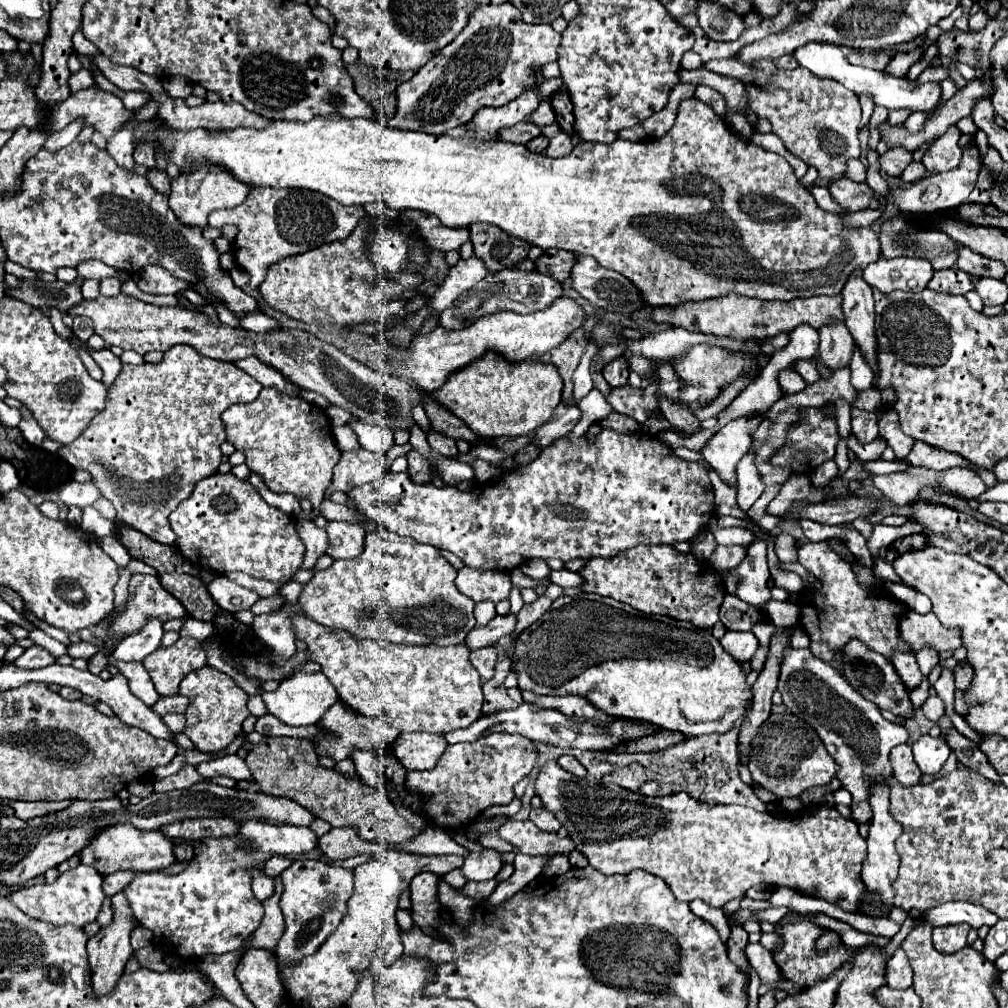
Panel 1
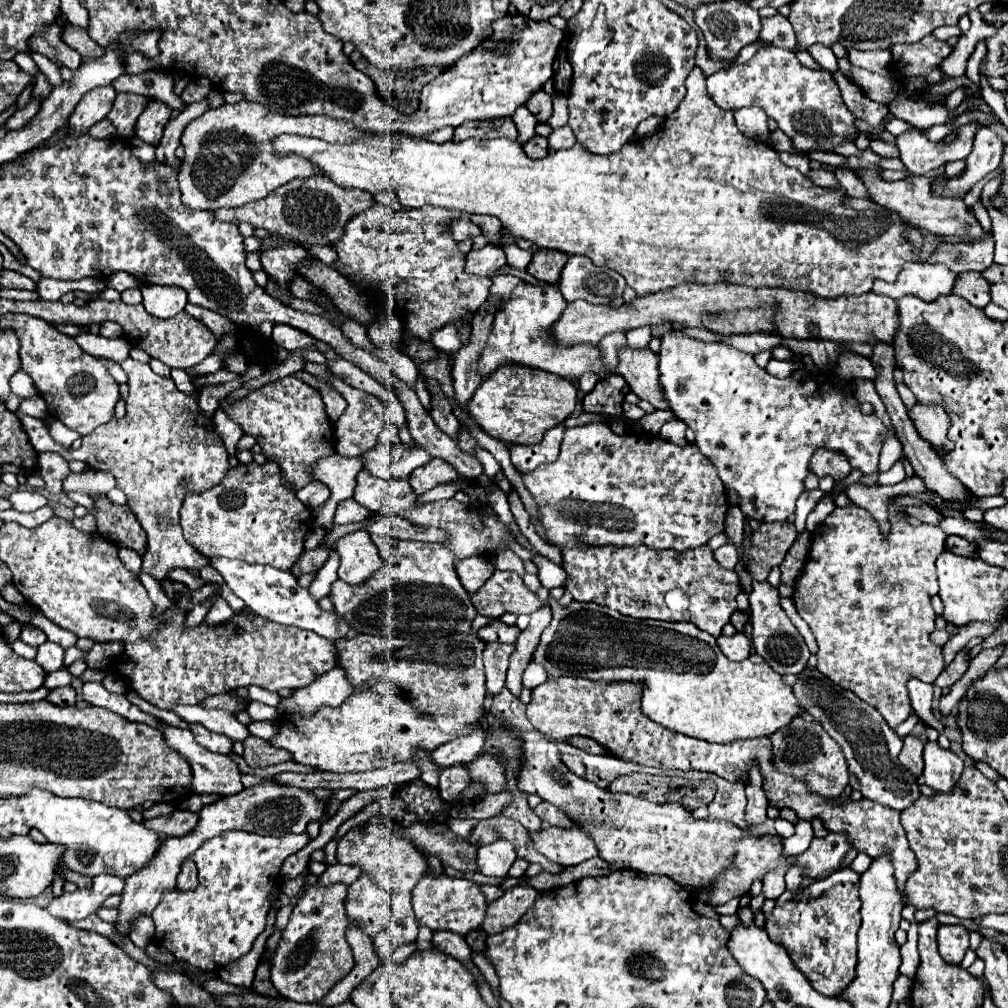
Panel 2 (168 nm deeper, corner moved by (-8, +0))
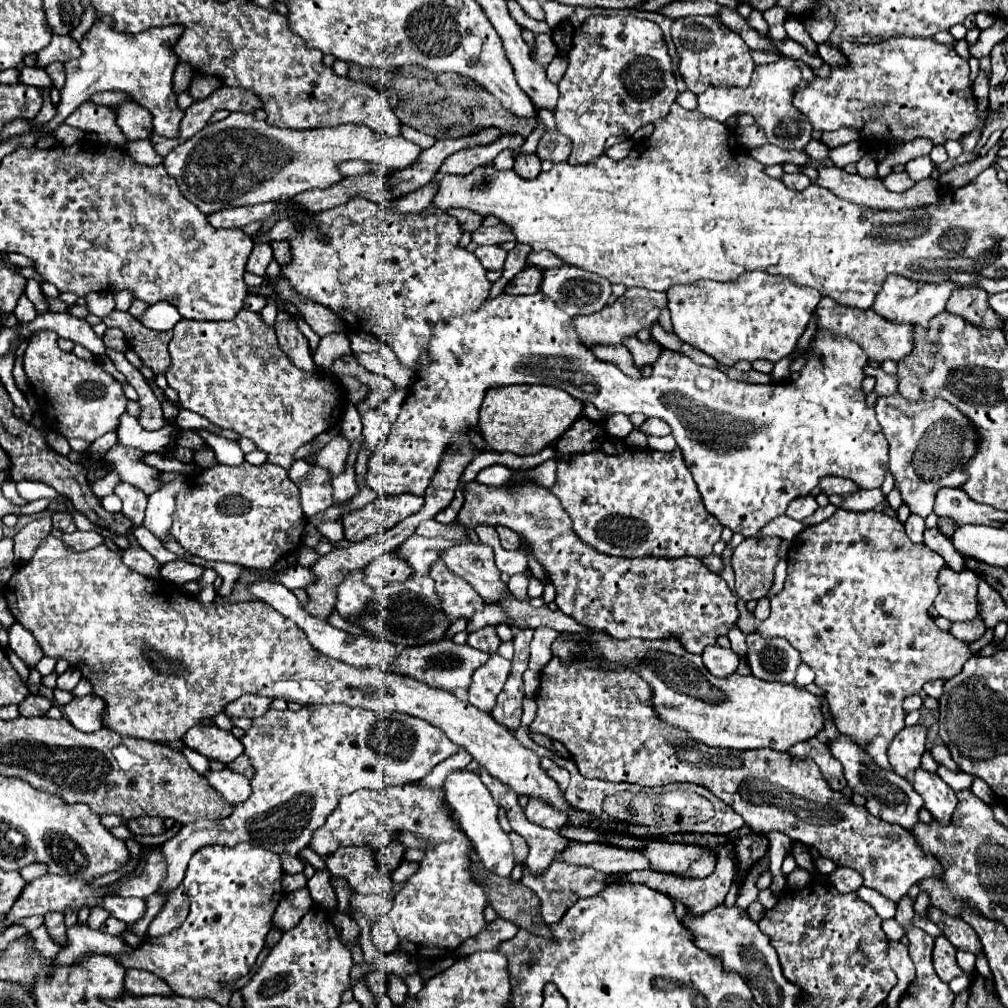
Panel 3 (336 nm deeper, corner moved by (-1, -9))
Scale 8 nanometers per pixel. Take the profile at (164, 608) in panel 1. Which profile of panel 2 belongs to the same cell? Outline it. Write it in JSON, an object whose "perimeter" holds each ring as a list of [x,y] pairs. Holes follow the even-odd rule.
{"perimeter":[[[126,358],[122,368],[130,388],[126,416],[112,418],[92,434],[84,436],[80,450],[64,450],[54,440],[46,450],[62,454],[66,460],[82,460],[88,468],[110,472],[116,478],[116,486],[126,494],[130,510],[148,536],[148,550],[142,556],[142,568],[148,570],[148,574],[156,580],[164,580],[170,568],[180,566],[186,570],[200,570],[208,566],[208,558],[184,540],[180,506],[188,494],[216,486],[230,470],[224,440],[216,432],[212,418],[206,418],[198,406],[204,386],[192,382],[196,392],[186,394],[176,388],[172,378],[158,376],[148,364],[132,358]]]}

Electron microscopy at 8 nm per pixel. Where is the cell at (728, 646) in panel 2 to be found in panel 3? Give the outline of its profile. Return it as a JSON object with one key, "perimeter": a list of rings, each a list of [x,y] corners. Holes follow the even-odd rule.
{"perimeter":[[[711,645],[703,651],[703,663],[715,677],[727,677],[729,673],[733,675],[737,671],[739,657],[737,653],[733,653],[733,649]]]}

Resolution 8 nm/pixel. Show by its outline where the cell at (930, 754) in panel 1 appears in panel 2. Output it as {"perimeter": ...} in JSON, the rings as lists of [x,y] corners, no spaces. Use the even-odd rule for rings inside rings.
{"perimeter":[[[938,742],[924,744],[924,782],[928,786],[932,786],[938,792],[950,792],[954,788],[954,784],[958,782],[962,770],[964,770],[964,762],[952,750],[940,748]]]}

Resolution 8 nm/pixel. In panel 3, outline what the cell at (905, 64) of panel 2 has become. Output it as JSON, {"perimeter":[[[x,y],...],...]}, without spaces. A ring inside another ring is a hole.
{"perimeter":[[[897,37],[881,43],[839,43],[841,53],[845,55],[843,67],[831,67],[831,75],[821,79],[813,79],[793,97],[793,107],[801,111],[809,123],[813,123],[815,131],[835,131],[841,127],[851,127],[861,131],[861,141],[869,151],[891,149],[897,141],[911,141],[917,137],[925,137],[933,141],[933,145],[943,145],[949,139],[959,141],[967,133],[971,133],[981,117],[977,115],[975,95],[971,91],[969,63],[961,59],[951,45],[941,45],[935,39],[913,39],[913,37]]]}

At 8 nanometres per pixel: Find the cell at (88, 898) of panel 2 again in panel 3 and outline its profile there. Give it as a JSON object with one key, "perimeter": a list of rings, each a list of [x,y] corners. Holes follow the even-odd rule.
{"perimeter":[[[109,897],[105,899],[105,909],[119,921],[133,925],[145,917],[147,905],[143,899],[125,899],[125,897]]]}

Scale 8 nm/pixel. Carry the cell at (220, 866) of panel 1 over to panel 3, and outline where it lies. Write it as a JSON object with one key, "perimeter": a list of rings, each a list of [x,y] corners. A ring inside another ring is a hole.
{"perimeter":[[[237,843],[235,847],[227,845],[201,847],[191,857],[185,871],[185,879],[182,881],[187,897],[191,901],[191,909],[185,923],[169,935],[147,937],[143,945],[137,947],[135,951],[129,951],[129,955],[111,955],[111,957],[115,957],[117,963],[121,963],[125,969],[135,967],[157,975],[179,997],[213,999],[215,1003],[229,1005],[229,999],[233,995],[231,983],[235,983],[237,979],[245,977],[251,971],[261,949],[265,947],[265,937],[273,927],[271,921],[273,913],[283,897],[281,877],[283,869],[279,855],[263,847],[255,847],[249,843]]]}

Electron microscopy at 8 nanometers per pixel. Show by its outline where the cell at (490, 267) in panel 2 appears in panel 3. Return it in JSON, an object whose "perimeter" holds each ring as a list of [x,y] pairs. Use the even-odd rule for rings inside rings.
{"perimeter":[[[485,245],[485,247],[477,247],[475,251],[477,259],[481,261],[481,265],[489,271],[495,271],[495,269],[503,269],[503,263],[507,259],[507,251],[499,245]]]}

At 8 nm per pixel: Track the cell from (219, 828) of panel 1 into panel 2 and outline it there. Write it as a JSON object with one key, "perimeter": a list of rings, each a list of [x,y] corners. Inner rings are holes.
{"perimeter":[[[176,810],[170,816],[158,816],[152,820],[142,820],[142,824],[148,826],[148,830],[156,830],[156,834],[160,834],[160,836],[184,836],[196,828],[198,820],[200,818],[194,812]]]}

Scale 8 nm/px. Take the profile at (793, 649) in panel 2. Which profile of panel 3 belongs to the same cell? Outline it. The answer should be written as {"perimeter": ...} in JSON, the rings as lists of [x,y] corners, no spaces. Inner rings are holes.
{"perimeter":[[[751,633],[747,637],[747,663],[753,675],[763,681],[793,683],[801,657],[785,639],[767,641],[759,633]]]}

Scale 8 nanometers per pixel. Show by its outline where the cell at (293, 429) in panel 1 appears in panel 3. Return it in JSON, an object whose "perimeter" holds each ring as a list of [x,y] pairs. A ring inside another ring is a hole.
{"perimeter":[[[243,309],[237,313],[237,319],[231,321],[193,321],[181,319],[173,327],[173,339],[169,341],[171,365],[165,373],[167,383],[179,395],[179,405],[209,421],[217,423],[223,429],[231,429],[241,437],[251,439],[257,449],[269,455],[269,463],[289,469],[293,453],[313,441],[319,433],[335,427],[347,405],[347,389],[335,377],[317,369],[315,373],[301,371],[291,363],[291,359],[281,351],[273,325],[267,325],[259,313]]]}

